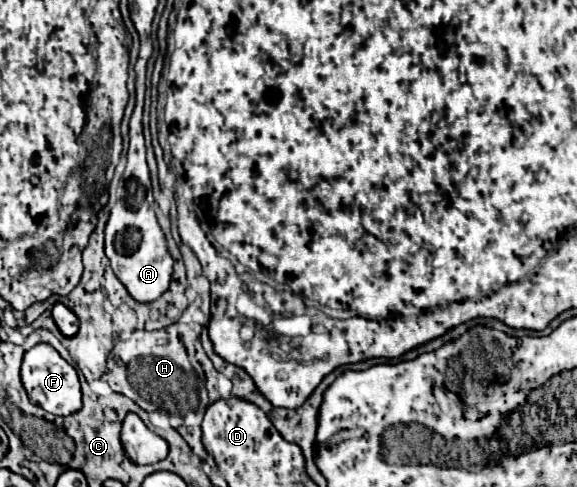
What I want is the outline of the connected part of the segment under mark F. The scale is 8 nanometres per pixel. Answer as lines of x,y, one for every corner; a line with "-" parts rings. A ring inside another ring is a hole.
37,343
23,355
21,381
33,405
43,407
53,415
71,415
81,409
81,387
73,365
69,365
51,345

